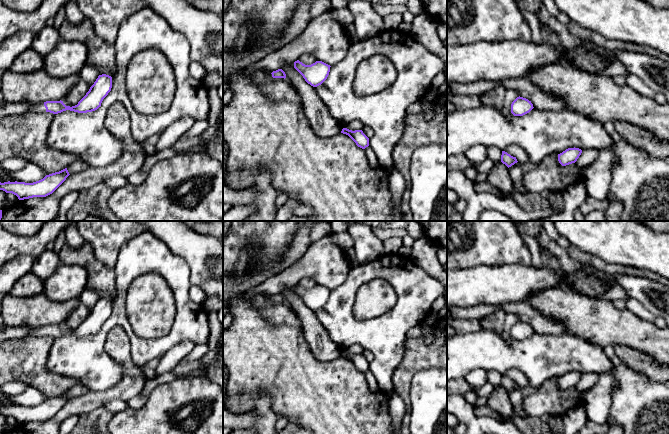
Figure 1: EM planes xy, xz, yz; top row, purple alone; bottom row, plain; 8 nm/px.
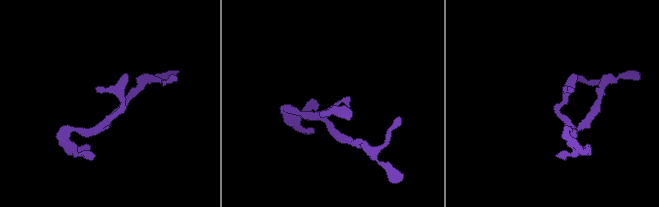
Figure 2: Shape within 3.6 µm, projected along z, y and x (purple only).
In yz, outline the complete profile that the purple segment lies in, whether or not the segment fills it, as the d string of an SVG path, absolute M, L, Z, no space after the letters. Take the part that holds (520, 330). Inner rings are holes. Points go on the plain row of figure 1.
M519 320L511 328L511 337L514 340L523 340L529 337L533 332L531 325Z

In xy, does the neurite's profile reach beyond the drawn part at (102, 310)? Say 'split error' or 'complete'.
split error

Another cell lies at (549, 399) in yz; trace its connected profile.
M553 377L536 388L531 395L524 397L522 407L526 415L533 417L562 416L570 408L582 404L584 395L575 387L562 390L558 378Z

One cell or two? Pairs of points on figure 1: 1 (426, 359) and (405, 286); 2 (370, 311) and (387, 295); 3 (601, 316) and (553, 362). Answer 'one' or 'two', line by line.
1: two
2: one
3: two

